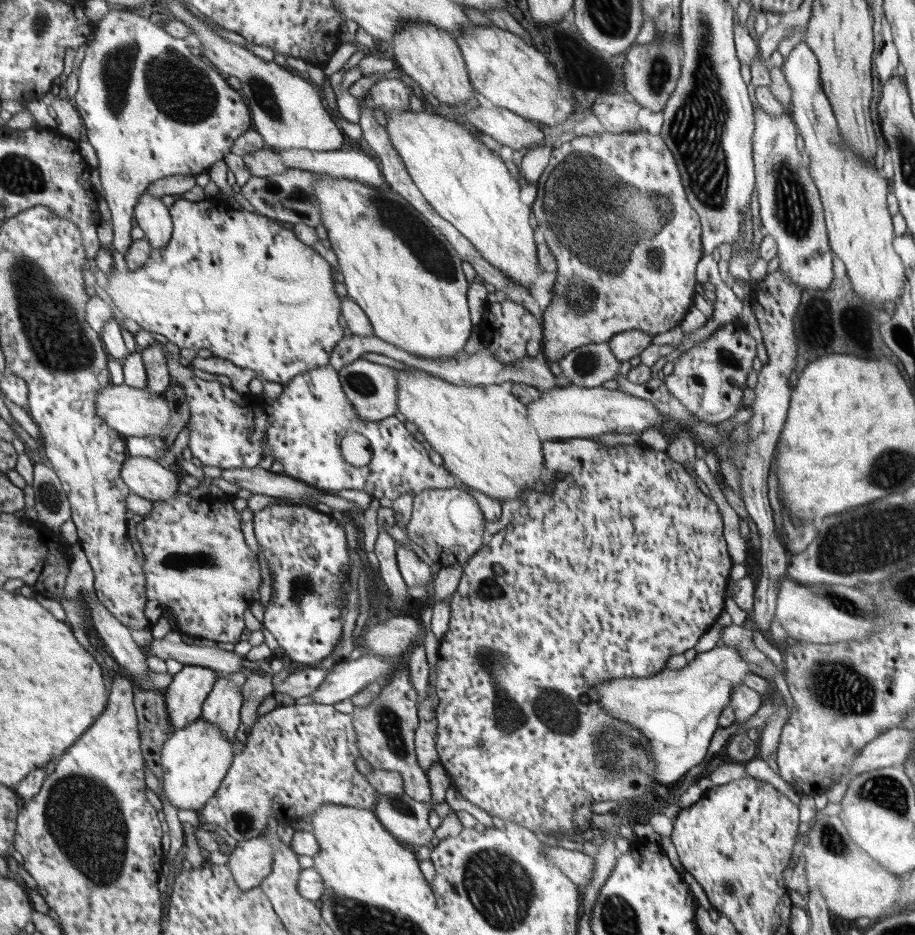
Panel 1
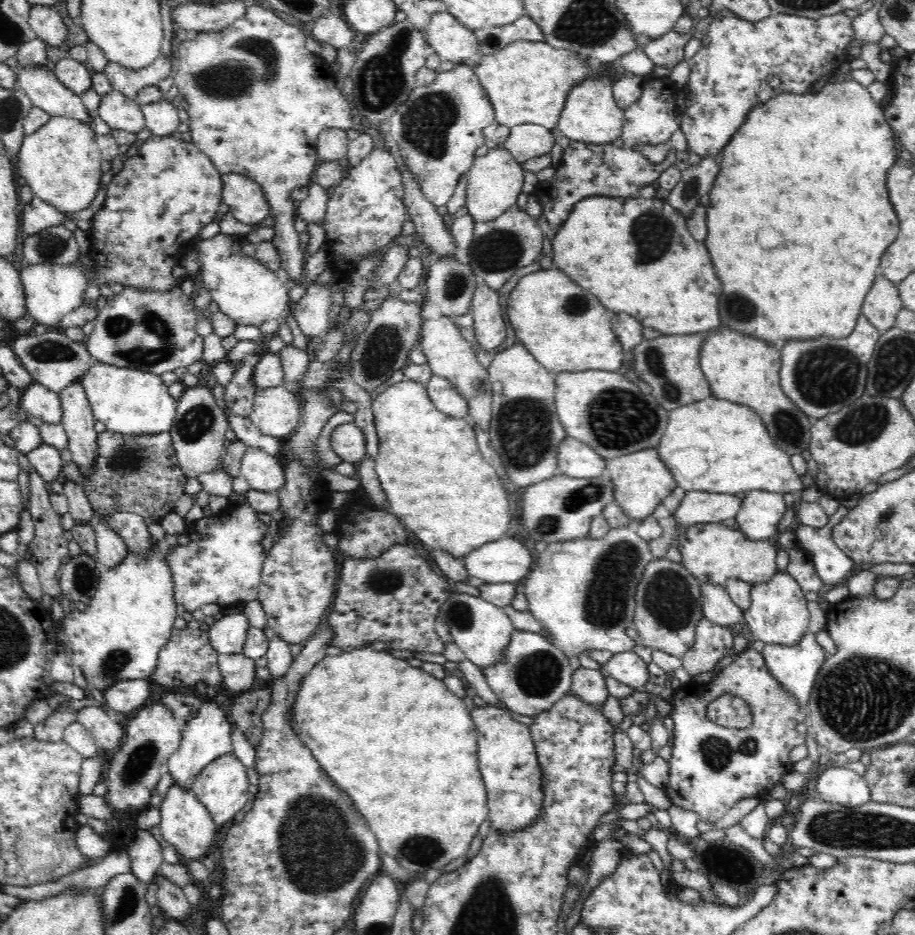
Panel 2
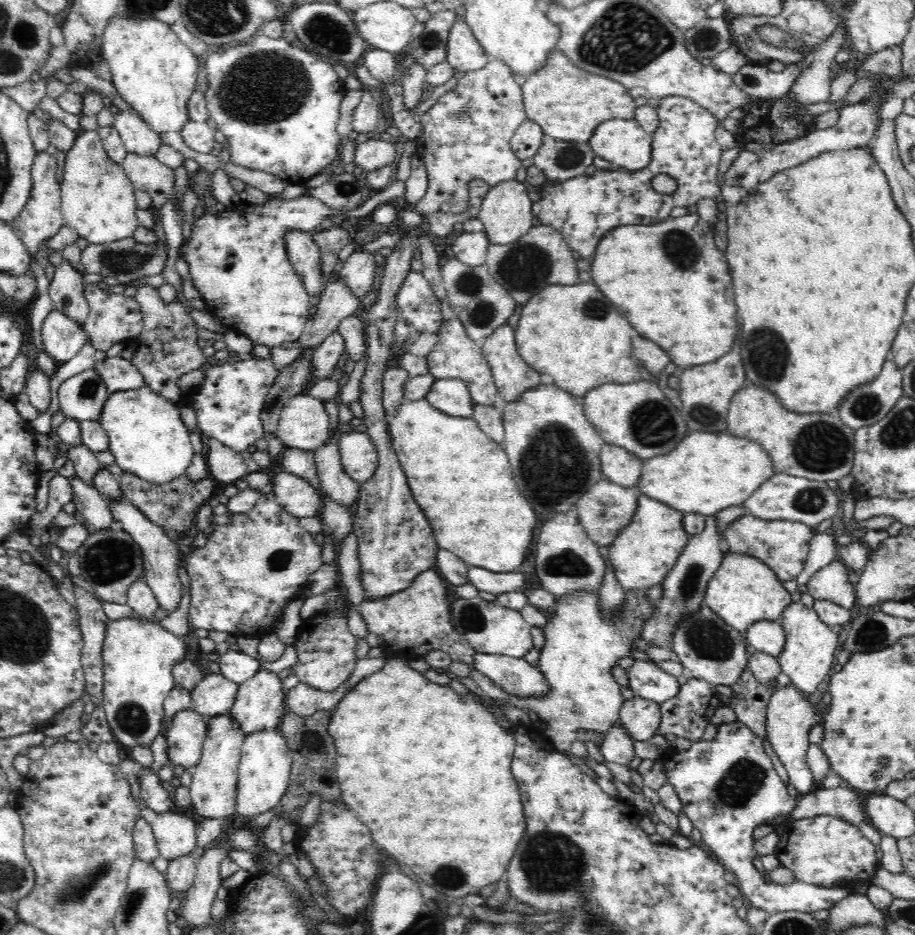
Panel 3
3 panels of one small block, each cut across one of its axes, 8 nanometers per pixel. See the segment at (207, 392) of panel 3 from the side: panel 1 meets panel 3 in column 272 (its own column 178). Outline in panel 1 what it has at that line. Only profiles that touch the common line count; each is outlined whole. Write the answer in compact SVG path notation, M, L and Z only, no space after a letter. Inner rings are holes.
M167 352L165 356L167 356L171 384L177 384L177 388L179 386L183 388L183 396L189 406L189 420L185 426L189 430L187 448L191 456L197 458L203 466L219 468L219 470L233 470L233 468L251 470L251 468L259 468L261 460L271 456L273 462L281 462L283 476L291 476L299 482L315 486L325 494L335 494L335 492L341 492L341 488L347 488L347 490L365 490L371 498L385 496L389 500L395 500L401 494L415 496L423 490L433 490L433 488L451 490L453 488L455 480L449 474L449 470L445 470L445 466L435 466L429 460L427 450L415 438L411 446L411 434L405 430L403 422L399 422L399 416L389 416L387 420L381 420L381 422L367 422L367 420L357 418L357 412L353 412L353 404L349 404L349 400L345 398L345 390L341 390L339 370L333 366L321 366L321 368L297 374L289 384L281 386L283 392L279 394L279 398L271 400L271 404L267 404L263 412L259 412L251 394L235 392L219 382L201 380L191 374L191 366L187 366L185 362L177 364ZM347 434L361 434L371 444L373 460L367 466L355 468L341 458L339 446Z

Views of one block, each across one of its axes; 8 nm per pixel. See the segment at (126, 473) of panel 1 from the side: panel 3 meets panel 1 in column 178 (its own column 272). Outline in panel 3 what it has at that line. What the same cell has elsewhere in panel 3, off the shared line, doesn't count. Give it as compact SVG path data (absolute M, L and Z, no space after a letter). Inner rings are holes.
M280 472L272 480L276 502L296 518L318 518L322 506L322 492L308 480Z

